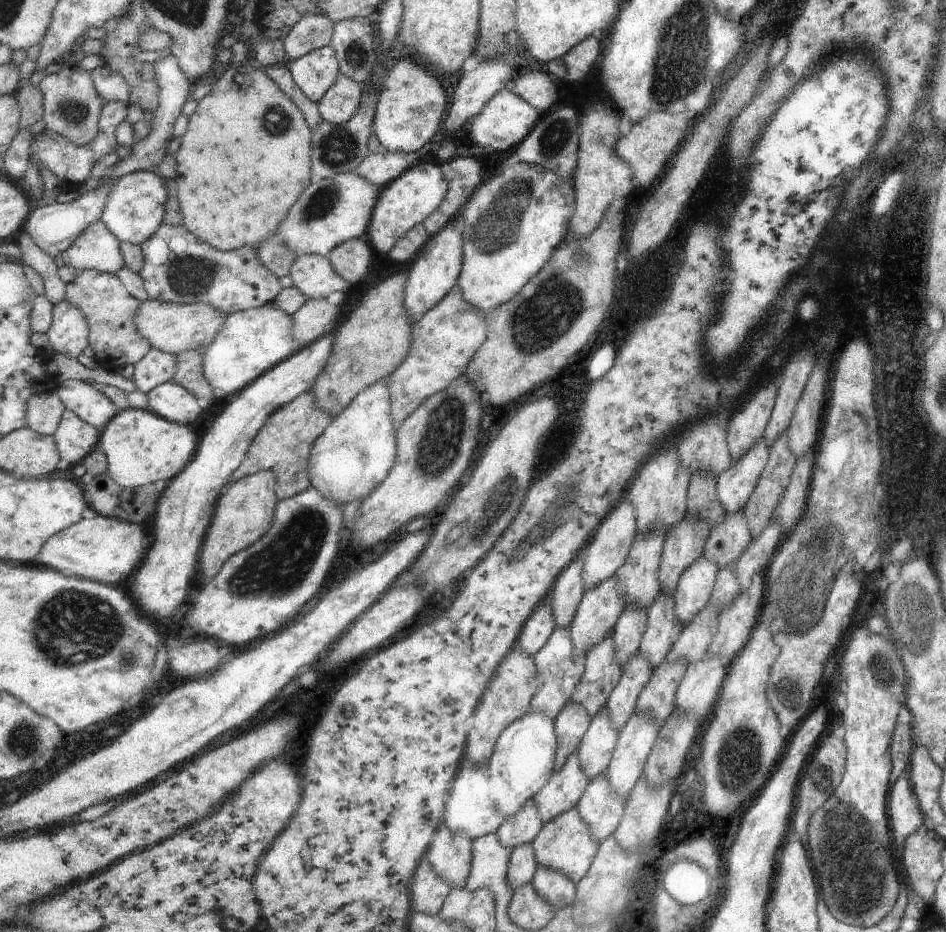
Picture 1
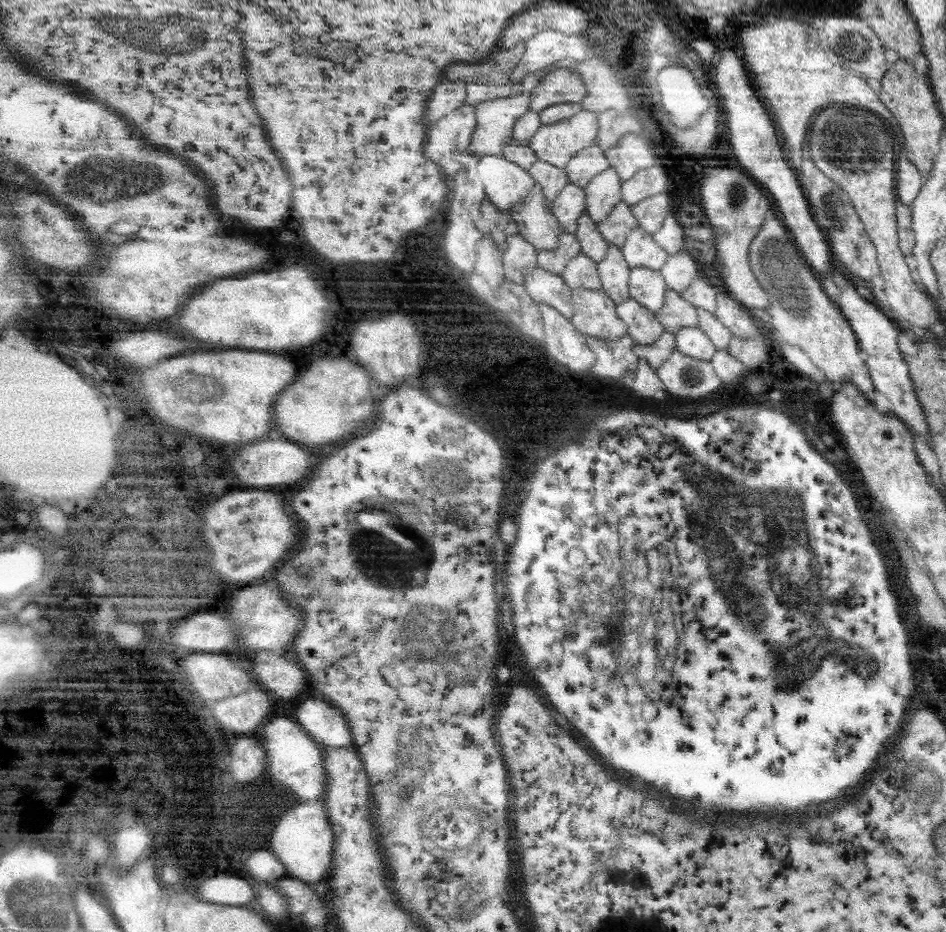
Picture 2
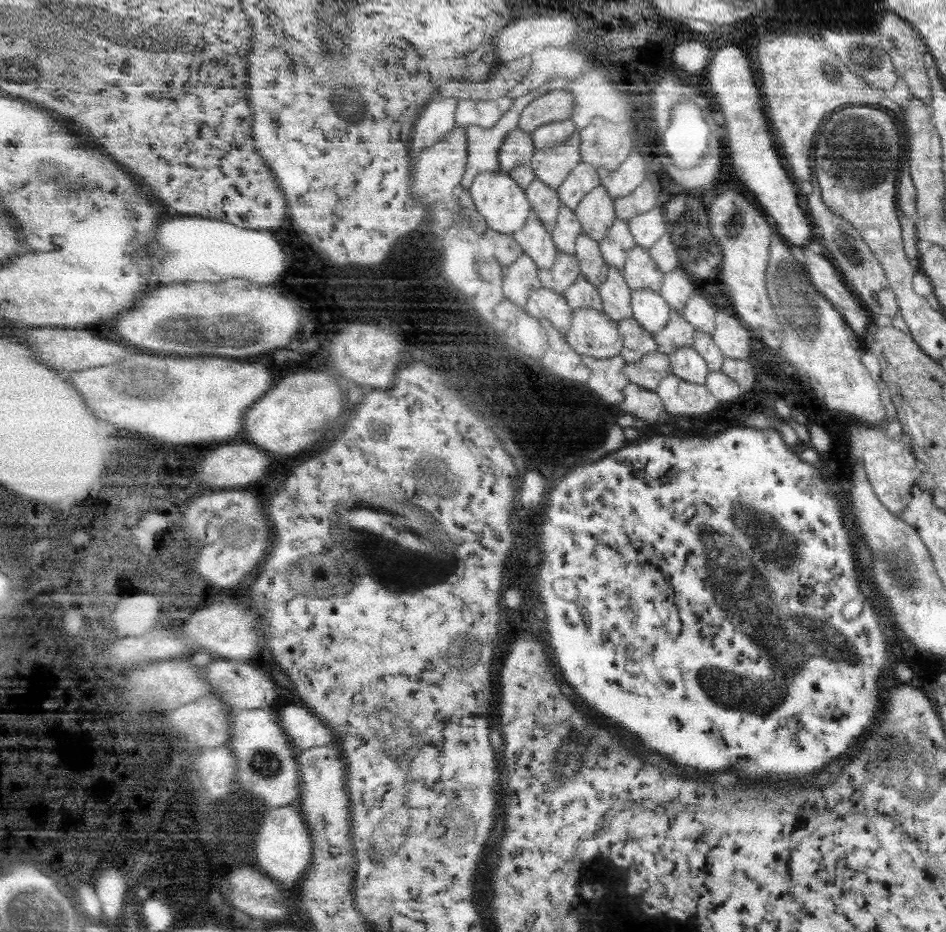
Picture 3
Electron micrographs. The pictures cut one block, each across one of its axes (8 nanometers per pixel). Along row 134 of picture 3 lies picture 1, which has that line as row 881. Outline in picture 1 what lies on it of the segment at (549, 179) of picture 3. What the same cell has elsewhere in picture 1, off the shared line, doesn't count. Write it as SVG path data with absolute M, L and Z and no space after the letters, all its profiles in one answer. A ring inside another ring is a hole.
M578 806L544 825L539 836L532 842L539 866L558 870L575 884L579 884L590 872L600 844L591 838L589 825L580 817Z

